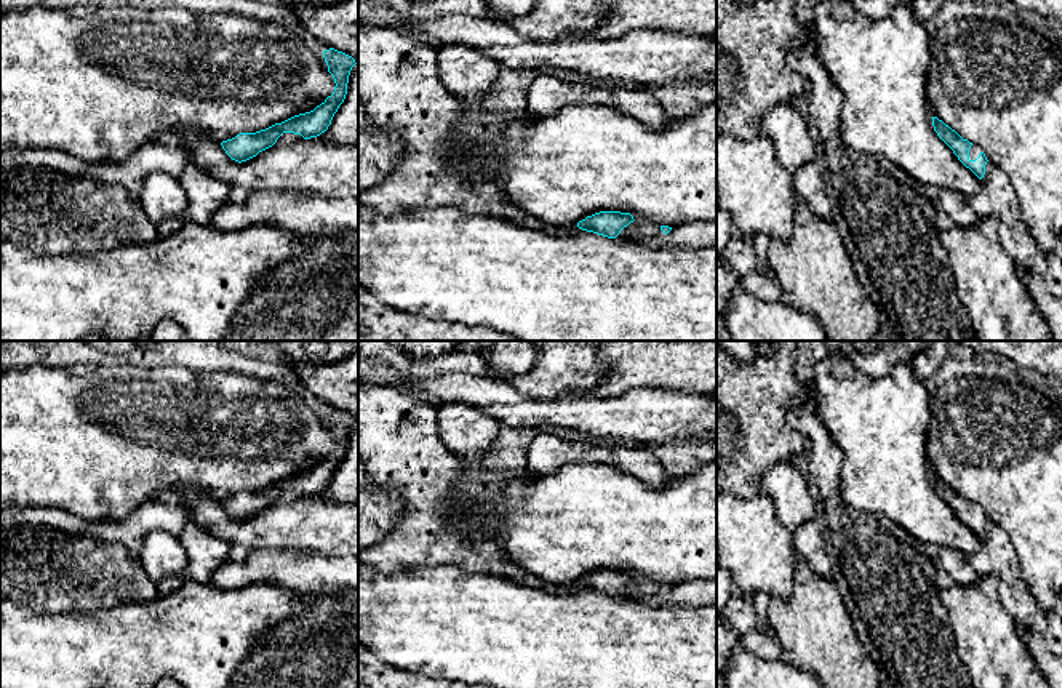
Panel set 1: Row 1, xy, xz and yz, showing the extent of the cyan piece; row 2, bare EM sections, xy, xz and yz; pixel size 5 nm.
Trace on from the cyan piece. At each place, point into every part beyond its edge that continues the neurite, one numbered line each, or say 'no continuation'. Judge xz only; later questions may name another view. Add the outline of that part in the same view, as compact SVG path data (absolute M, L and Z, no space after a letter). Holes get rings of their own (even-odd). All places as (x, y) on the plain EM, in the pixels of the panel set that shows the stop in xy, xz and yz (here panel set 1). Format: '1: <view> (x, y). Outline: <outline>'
1: xz (643, 589). Outline: M649 579L630 581L621 589L617 598L621 600L648 600L648 598L662 598L665 592L661 589L661 584Z

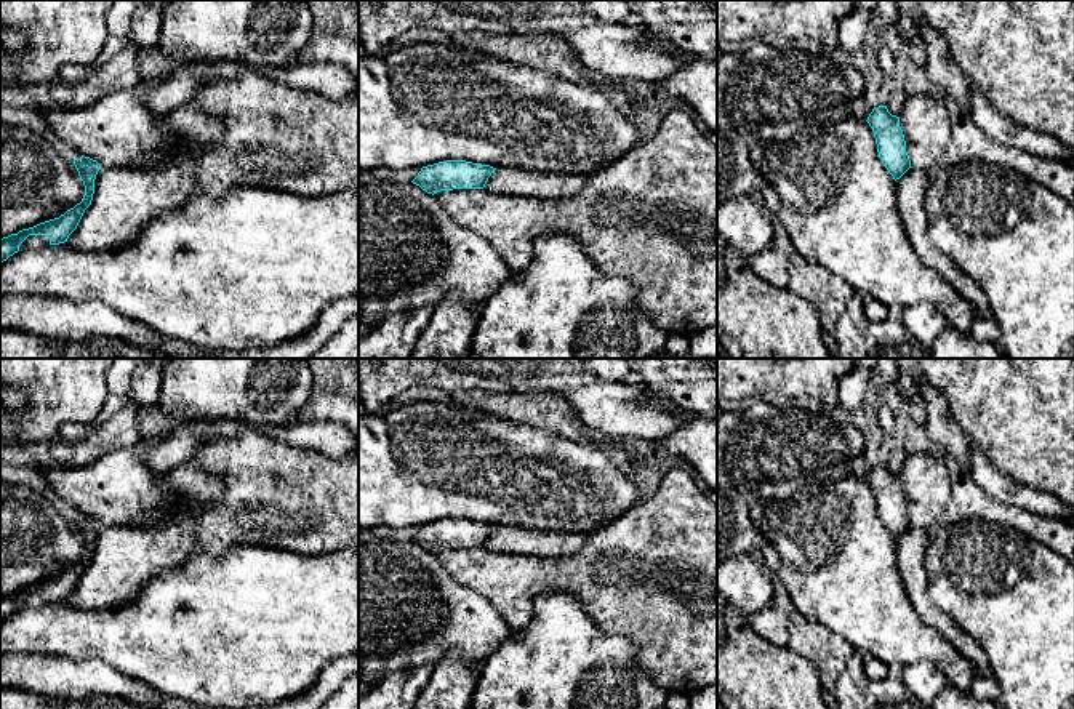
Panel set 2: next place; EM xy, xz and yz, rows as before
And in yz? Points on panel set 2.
no continuation

